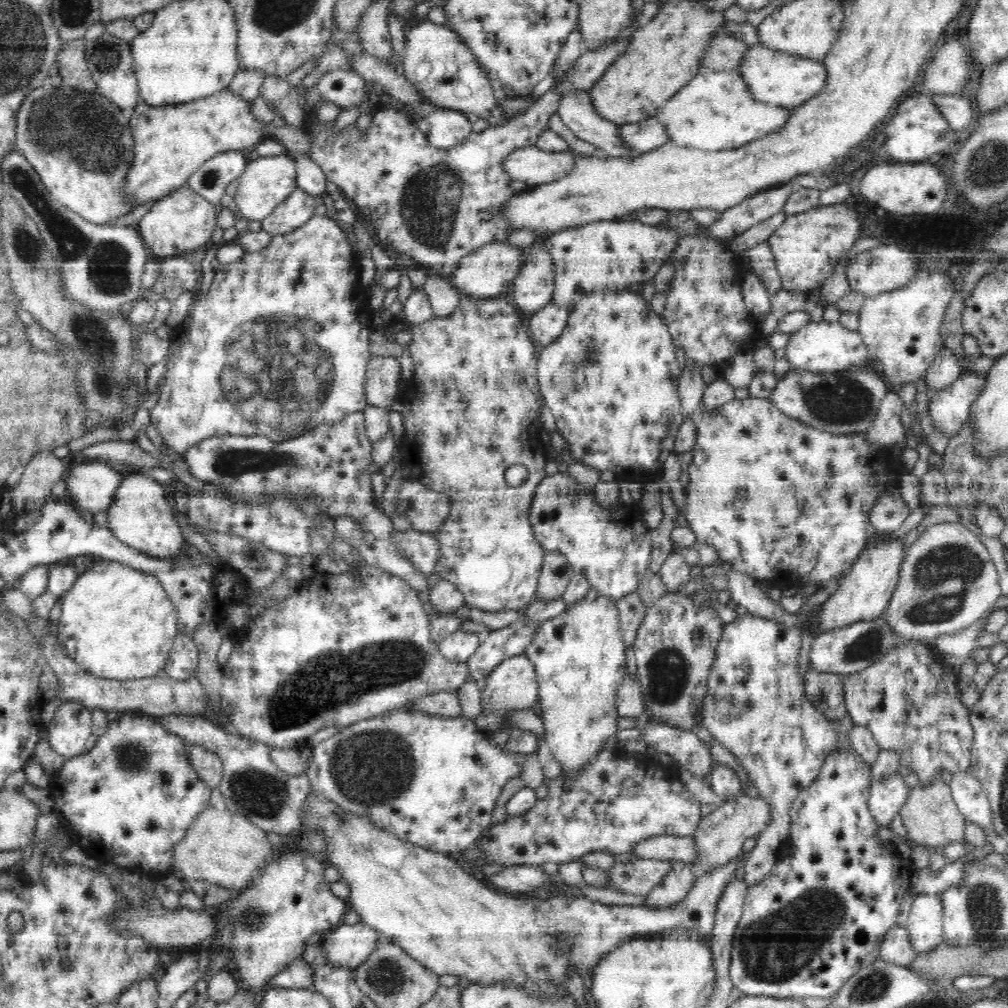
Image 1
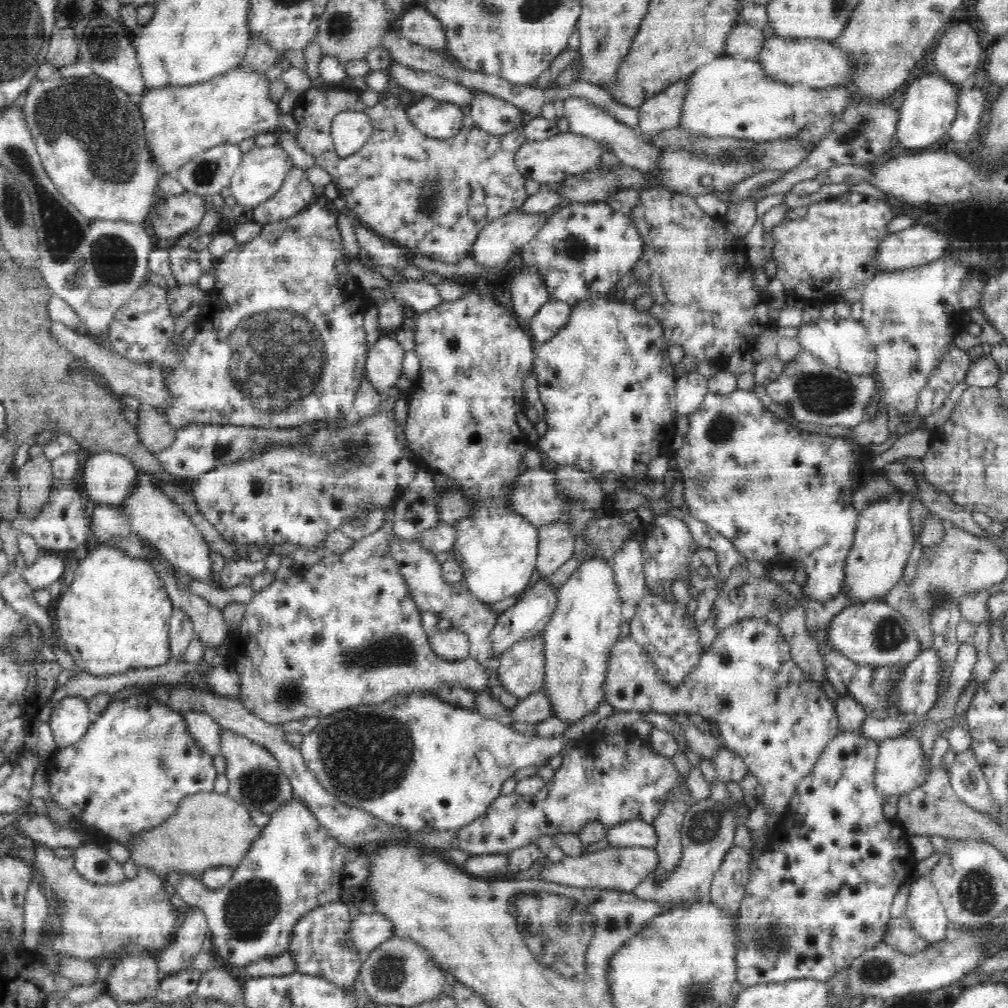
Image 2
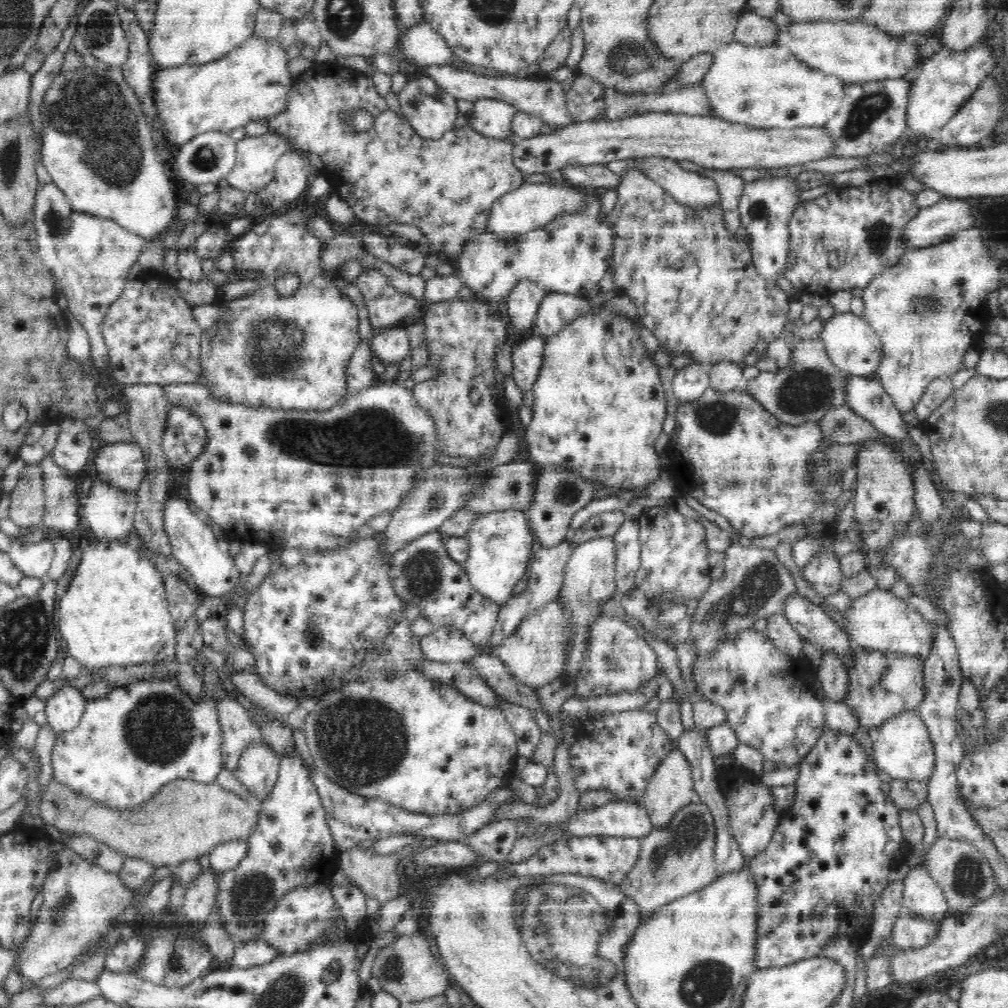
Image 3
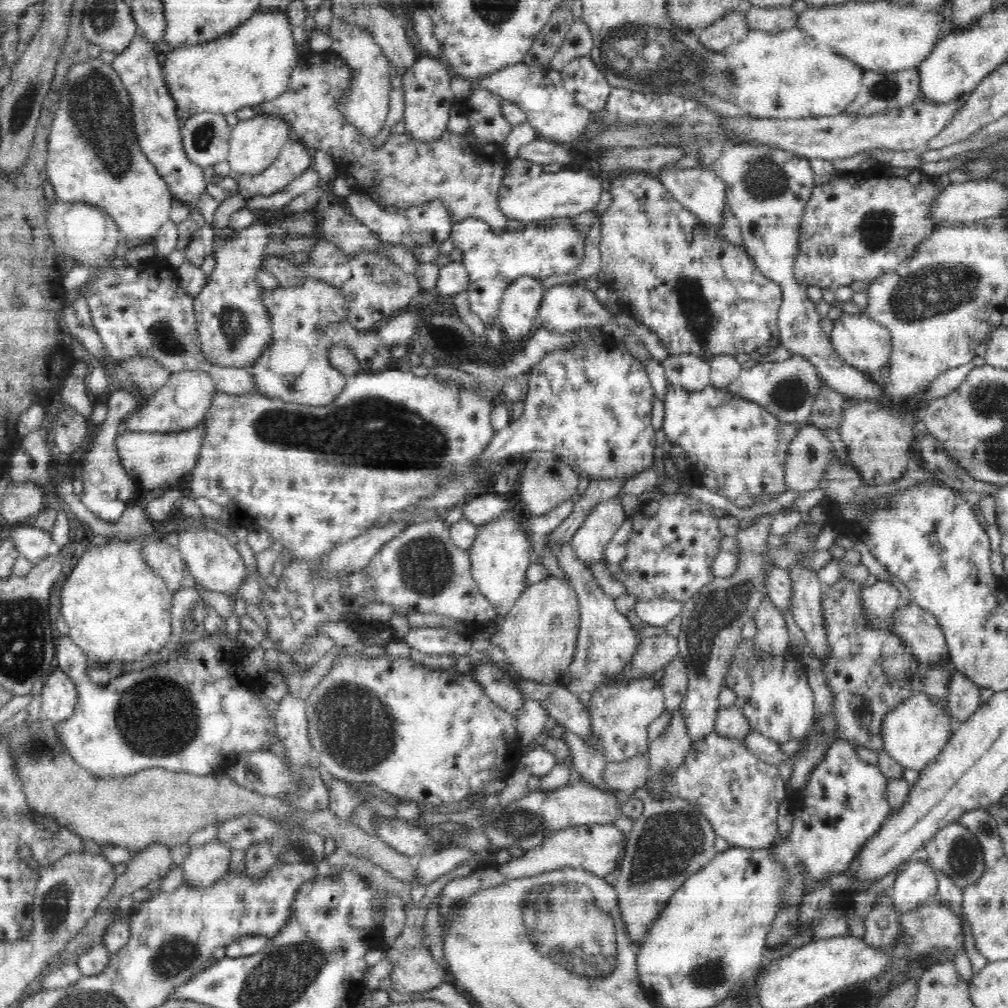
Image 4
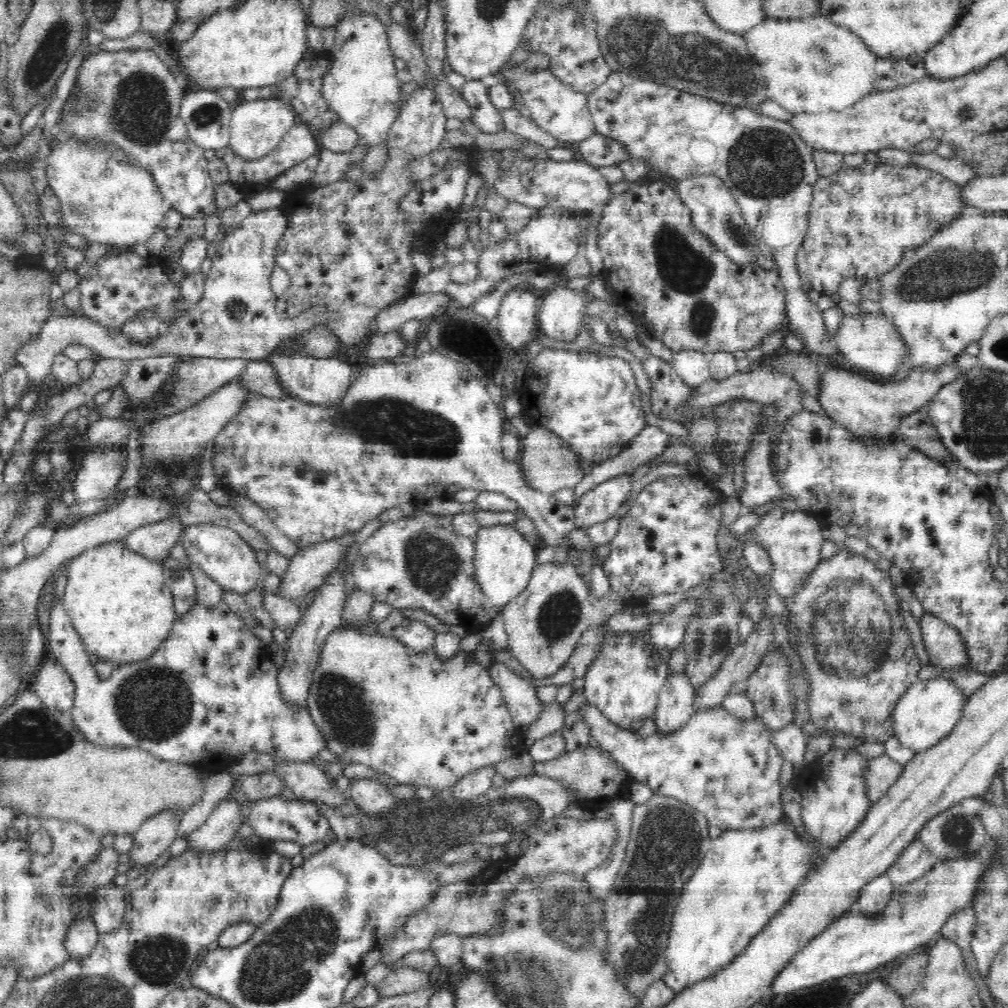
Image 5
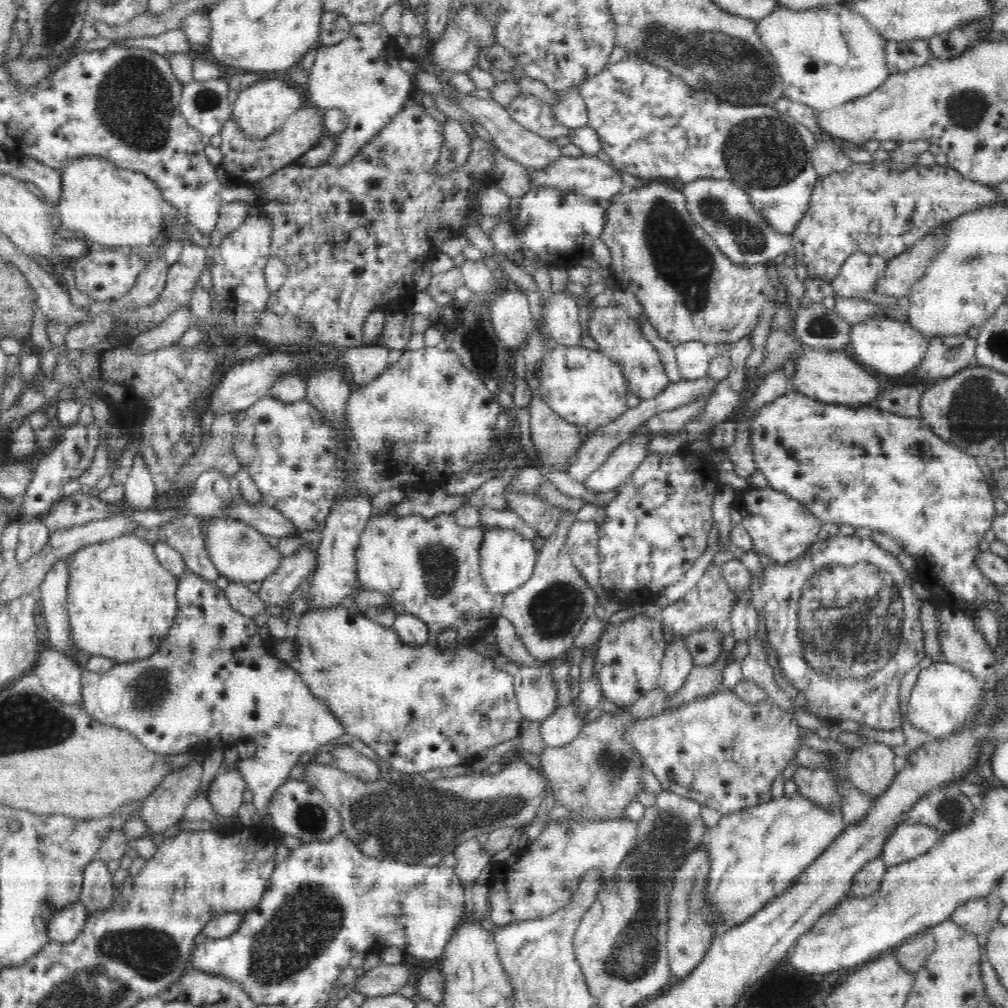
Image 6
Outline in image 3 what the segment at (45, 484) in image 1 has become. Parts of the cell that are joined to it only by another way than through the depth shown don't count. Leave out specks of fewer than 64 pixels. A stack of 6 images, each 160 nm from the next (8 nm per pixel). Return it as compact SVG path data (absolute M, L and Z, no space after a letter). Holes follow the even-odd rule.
M28 463L21 472L18 484L10 492L9 519L19 527L43 526L46 494L43 489L43 472L39 463Z

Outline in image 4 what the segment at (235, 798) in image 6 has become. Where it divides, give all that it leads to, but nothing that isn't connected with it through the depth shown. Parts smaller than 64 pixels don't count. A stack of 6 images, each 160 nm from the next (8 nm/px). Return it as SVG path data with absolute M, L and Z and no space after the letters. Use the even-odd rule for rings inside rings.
M214 837L191 848L184 859L184 883L192 887L211 887L230 869L230 847Z

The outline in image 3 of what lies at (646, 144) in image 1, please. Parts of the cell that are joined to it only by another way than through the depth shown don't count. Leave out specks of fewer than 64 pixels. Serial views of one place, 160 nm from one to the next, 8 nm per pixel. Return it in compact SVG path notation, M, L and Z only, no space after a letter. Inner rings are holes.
M698 53L678 66L674 74L659 90L660 93L671 93L682 87L702 82L708 69L713 64L713 53Z

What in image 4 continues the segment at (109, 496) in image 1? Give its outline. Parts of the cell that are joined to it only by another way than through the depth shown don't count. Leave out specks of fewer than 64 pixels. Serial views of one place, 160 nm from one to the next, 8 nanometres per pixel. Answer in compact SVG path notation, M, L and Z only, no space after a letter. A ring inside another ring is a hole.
M204 421L195 427L173 433L121 432L116 438L116 449L120 463L130 473L137 486L161 491L164 484L169 486L190 475L198 462L198 454L204 442Z

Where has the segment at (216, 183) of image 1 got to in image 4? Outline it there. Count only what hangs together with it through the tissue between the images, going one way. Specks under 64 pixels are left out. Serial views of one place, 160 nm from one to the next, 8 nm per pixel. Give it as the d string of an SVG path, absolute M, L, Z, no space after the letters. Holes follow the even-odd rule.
M196 113L184 118L180 130L188 159L203 169L227 160L231 126L220 113Z

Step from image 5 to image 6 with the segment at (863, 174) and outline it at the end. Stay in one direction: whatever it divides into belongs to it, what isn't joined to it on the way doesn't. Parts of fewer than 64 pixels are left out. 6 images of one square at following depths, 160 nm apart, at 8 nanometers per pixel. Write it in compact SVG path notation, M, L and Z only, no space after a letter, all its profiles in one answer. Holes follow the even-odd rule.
M873 159L867 163L854 162L844 172L819 176L810 197L809 209L791 234L795 250L790 255L790 262L804 264L808 268L808 278L821 279L831 284L838 276L840 266L854 252L882 254L886 256L887 262L890 262L894 257L906 252L906 248L912 248L921 236L940 223L952 222L965 212L1003 204L1000 193L996 193L990 185L968 180L952 167L914 165L911 161L901 167L902 171L897 172L889 159Z

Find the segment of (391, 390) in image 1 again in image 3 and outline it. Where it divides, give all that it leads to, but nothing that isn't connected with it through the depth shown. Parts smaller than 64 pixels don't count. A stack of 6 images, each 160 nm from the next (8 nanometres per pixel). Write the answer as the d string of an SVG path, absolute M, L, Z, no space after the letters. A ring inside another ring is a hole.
M396 327L387 329L382 334L372 335L372 348L378 358L387 364L399 364L410 355L410 341L407 328Z

